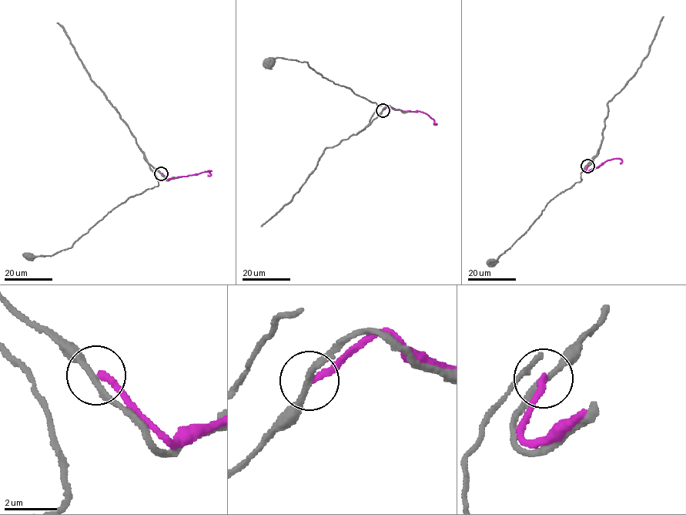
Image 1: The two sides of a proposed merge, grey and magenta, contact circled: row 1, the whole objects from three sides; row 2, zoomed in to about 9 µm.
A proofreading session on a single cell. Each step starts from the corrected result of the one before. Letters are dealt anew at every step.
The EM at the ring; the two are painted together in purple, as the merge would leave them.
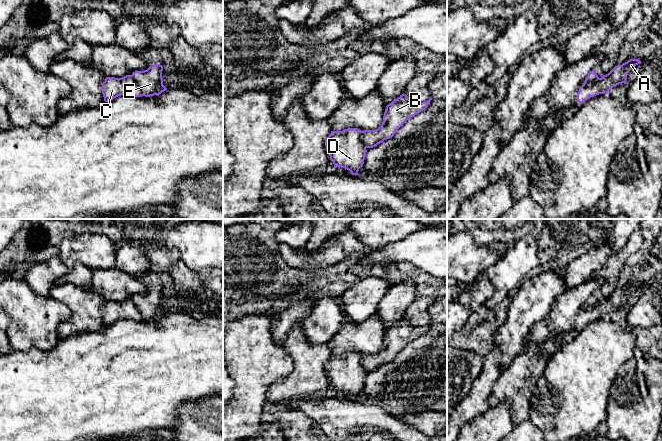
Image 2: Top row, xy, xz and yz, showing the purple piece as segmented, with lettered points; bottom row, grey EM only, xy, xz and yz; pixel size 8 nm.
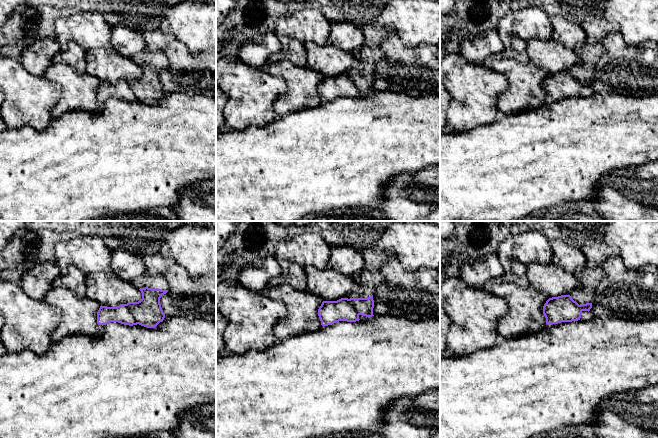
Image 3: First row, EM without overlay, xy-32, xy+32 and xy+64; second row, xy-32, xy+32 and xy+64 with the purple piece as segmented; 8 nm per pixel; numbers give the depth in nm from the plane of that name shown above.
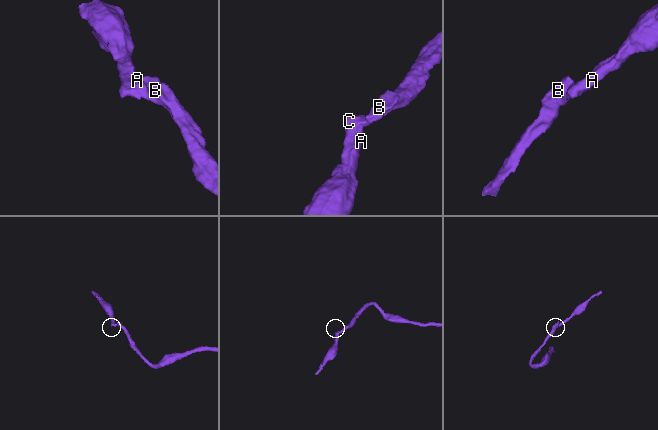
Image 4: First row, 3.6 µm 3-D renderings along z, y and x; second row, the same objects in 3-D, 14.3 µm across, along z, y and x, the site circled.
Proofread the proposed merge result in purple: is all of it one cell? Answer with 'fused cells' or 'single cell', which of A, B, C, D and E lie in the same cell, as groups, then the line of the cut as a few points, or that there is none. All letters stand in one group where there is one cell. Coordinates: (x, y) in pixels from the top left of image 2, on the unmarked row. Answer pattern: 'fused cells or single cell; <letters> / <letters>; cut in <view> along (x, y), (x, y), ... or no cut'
fused cells; A C D / B E; cut in xy along (131, 299), (143, 319)

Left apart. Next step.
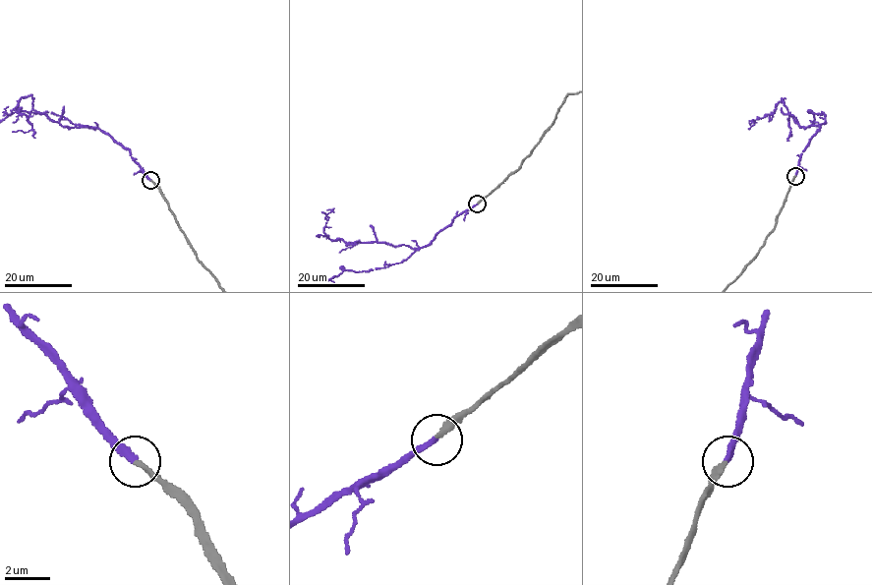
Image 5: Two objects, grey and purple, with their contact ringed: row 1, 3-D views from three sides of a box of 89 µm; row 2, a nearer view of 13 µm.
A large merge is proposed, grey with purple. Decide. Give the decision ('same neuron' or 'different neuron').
same neuron

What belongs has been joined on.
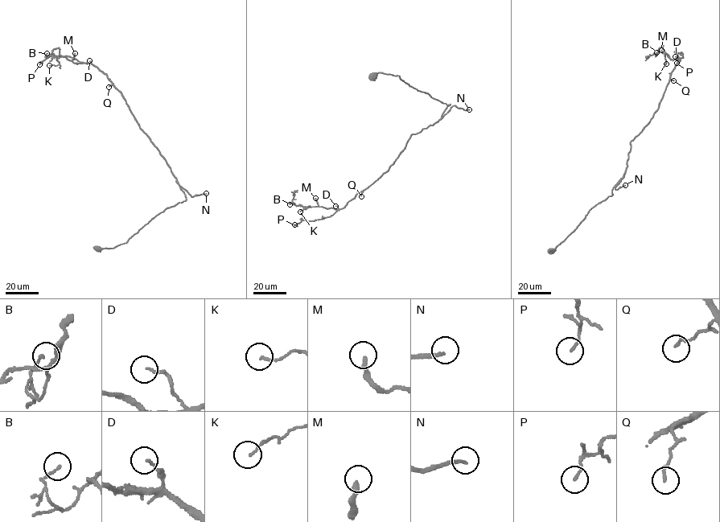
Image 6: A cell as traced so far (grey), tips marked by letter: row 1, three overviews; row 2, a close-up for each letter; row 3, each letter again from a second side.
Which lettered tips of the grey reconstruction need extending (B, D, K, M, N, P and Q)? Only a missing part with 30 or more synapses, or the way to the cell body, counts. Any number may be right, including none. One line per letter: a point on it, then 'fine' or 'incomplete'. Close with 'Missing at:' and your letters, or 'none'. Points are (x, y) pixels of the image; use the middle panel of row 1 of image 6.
B: place (290, 204); fine
D: place (335, 206); fine
K: place (300, 211); fine
M: place (315, 198); fine
N: place (469, 109); incomplete
P: place (294, 224); fine
Q: place (361, 196); fine
Missing at: N

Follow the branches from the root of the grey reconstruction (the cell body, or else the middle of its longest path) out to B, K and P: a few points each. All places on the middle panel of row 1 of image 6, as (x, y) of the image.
B: (372, 76), (399, 76), (410, 86), (450, 104), (438, 121), (412, 134), (388, 170), (343, 208), (290, 204)
K: (372, 76), (399, 76), (450, 104), (438, 121), (412, 134), (388, 170), (343, 208), (304, 207), (300, 211)
P: (372, 76), (399, 76), (450, 104), (438, 121), (412, 134), (388, 170), (343, 208), (294, 224)

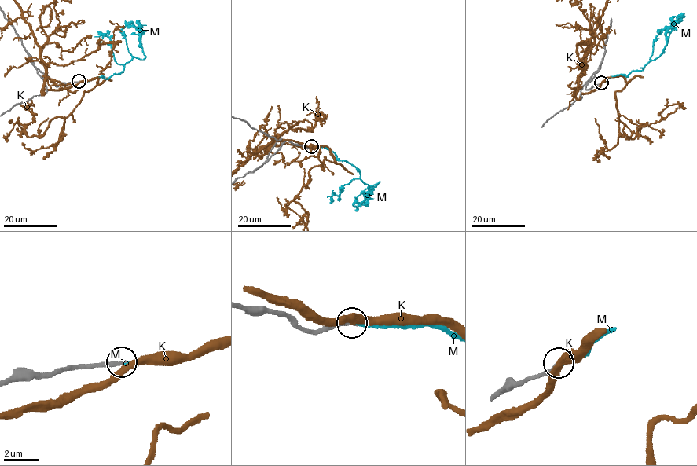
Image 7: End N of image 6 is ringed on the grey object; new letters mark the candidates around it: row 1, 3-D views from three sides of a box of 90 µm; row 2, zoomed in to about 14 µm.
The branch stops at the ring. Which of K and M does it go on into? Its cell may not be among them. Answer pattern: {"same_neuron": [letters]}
{"same_neuron": []}

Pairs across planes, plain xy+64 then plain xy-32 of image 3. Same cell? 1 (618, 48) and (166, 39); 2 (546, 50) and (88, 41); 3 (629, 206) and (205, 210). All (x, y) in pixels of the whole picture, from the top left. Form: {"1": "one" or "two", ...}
{"1": "two", "2": "two", "3": "one"}

